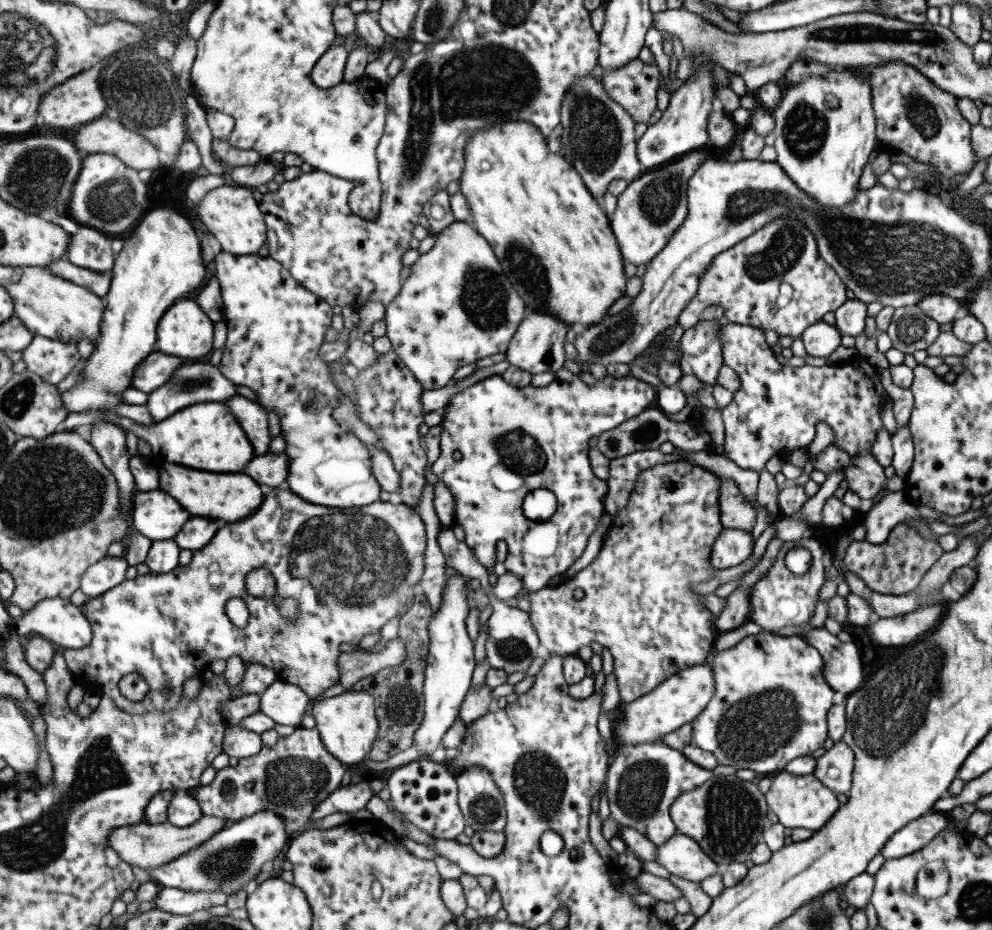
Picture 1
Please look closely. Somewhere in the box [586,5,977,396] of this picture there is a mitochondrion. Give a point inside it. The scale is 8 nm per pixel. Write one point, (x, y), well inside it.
(931, 42)

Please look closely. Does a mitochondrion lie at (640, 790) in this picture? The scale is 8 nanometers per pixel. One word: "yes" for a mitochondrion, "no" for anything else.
yes

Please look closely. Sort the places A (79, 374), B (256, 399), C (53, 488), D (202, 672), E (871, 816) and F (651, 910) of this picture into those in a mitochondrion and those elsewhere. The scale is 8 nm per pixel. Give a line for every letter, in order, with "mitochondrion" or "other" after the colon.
A: other
B: other
C: mitochondrion
D: other
E: other
F: other

